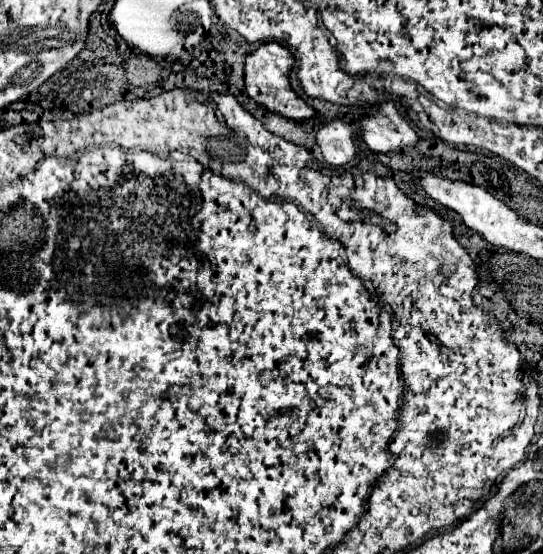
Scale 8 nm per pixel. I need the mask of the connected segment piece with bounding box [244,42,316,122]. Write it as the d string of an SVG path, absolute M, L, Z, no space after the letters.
M268 42L260 46L256 52L248 54L244 60L244 82L246 82L246 92L248 96L266 106L270 112L276 112L280 116L286 116L290 120L310 120L316 116L316 110L308 106L290 86L290 72L294 68L294 56L288 48L280 46L278 42Z

